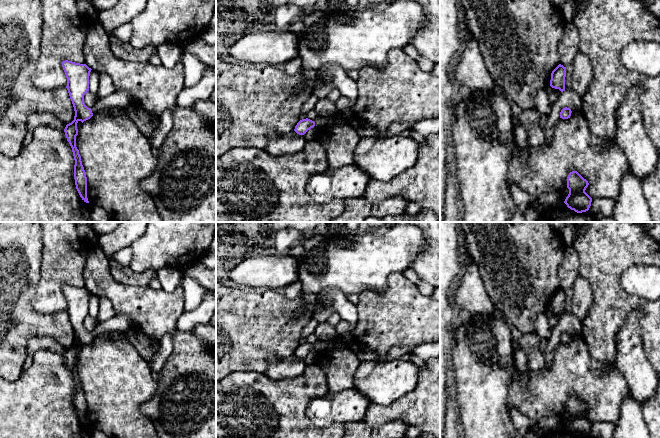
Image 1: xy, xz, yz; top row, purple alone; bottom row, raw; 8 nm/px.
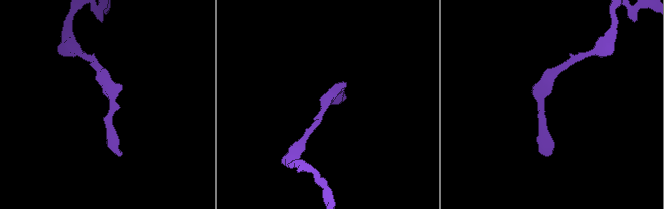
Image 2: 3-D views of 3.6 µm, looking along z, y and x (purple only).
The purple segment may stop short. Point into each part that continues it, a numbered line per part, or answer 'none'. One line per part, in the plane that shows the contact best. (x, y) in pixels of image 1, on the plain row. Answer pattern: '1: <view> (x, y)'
1: xy (119, 323)

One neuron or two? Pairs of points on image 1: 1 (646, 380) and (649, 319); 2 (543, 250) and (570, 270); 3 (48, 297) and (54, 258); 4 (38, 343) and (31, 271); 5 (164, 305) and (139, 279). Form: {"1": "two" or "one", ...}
{"1": "two", "2": "two", "3": "one", "4": "two", "5": "two"}

